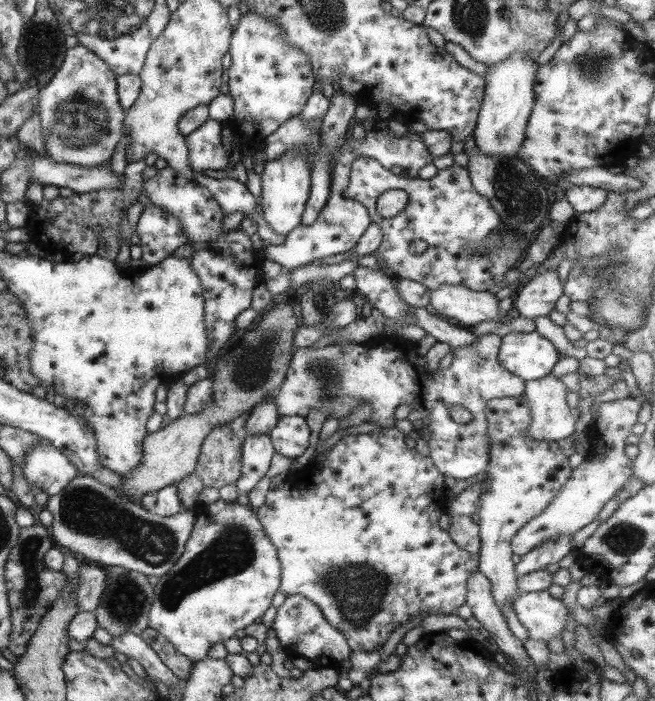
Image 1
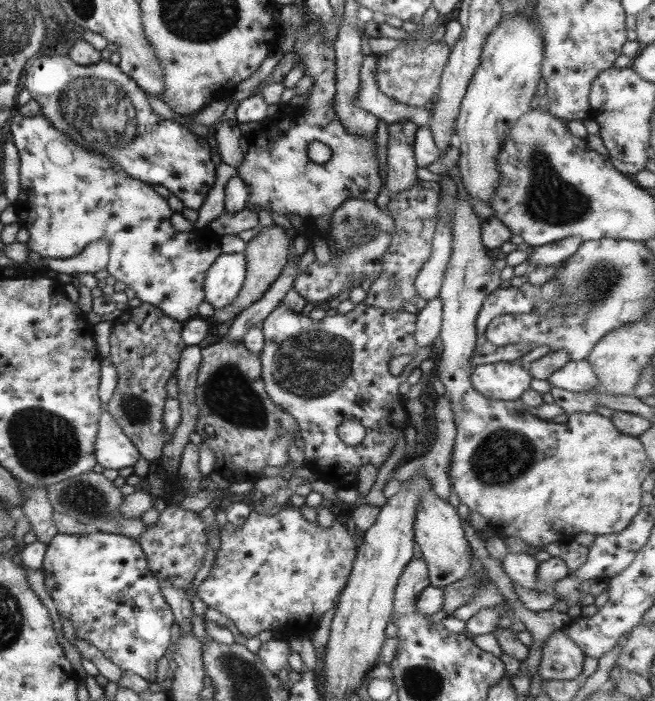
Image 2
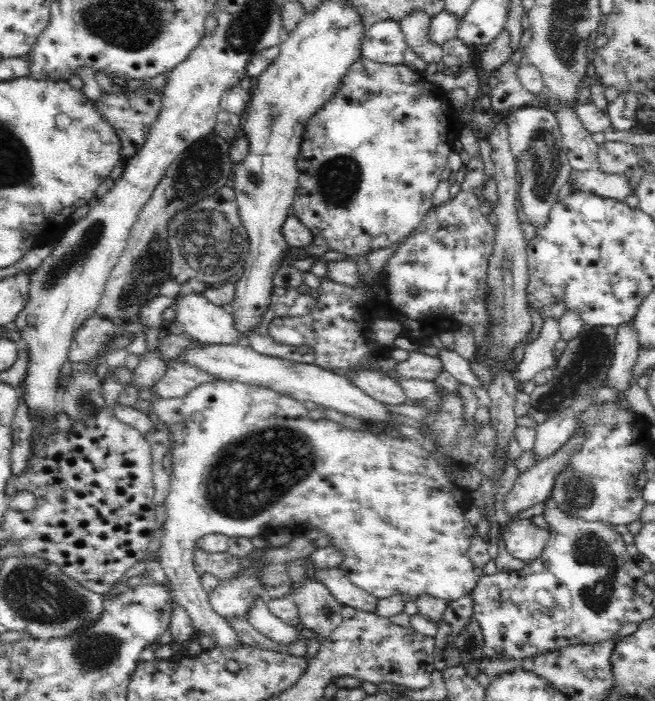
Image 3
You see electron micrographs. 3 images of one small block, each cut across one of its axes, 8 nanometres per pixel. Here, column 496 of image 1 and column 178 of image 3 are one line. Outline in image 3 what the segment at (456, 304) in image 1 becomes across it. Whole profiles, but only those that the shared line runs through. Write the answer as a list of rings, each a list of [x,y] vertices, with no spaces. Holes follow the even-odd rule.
[[[191,293],[184,294],[175,300],[178,310],[176,310],[175,321],[182,324],[185,334],[188,334],[198,344],[240,344],[243,343],[245,336],[238,333],[233,316],[225,307],[214,305],[206,300],[205,297]]]

